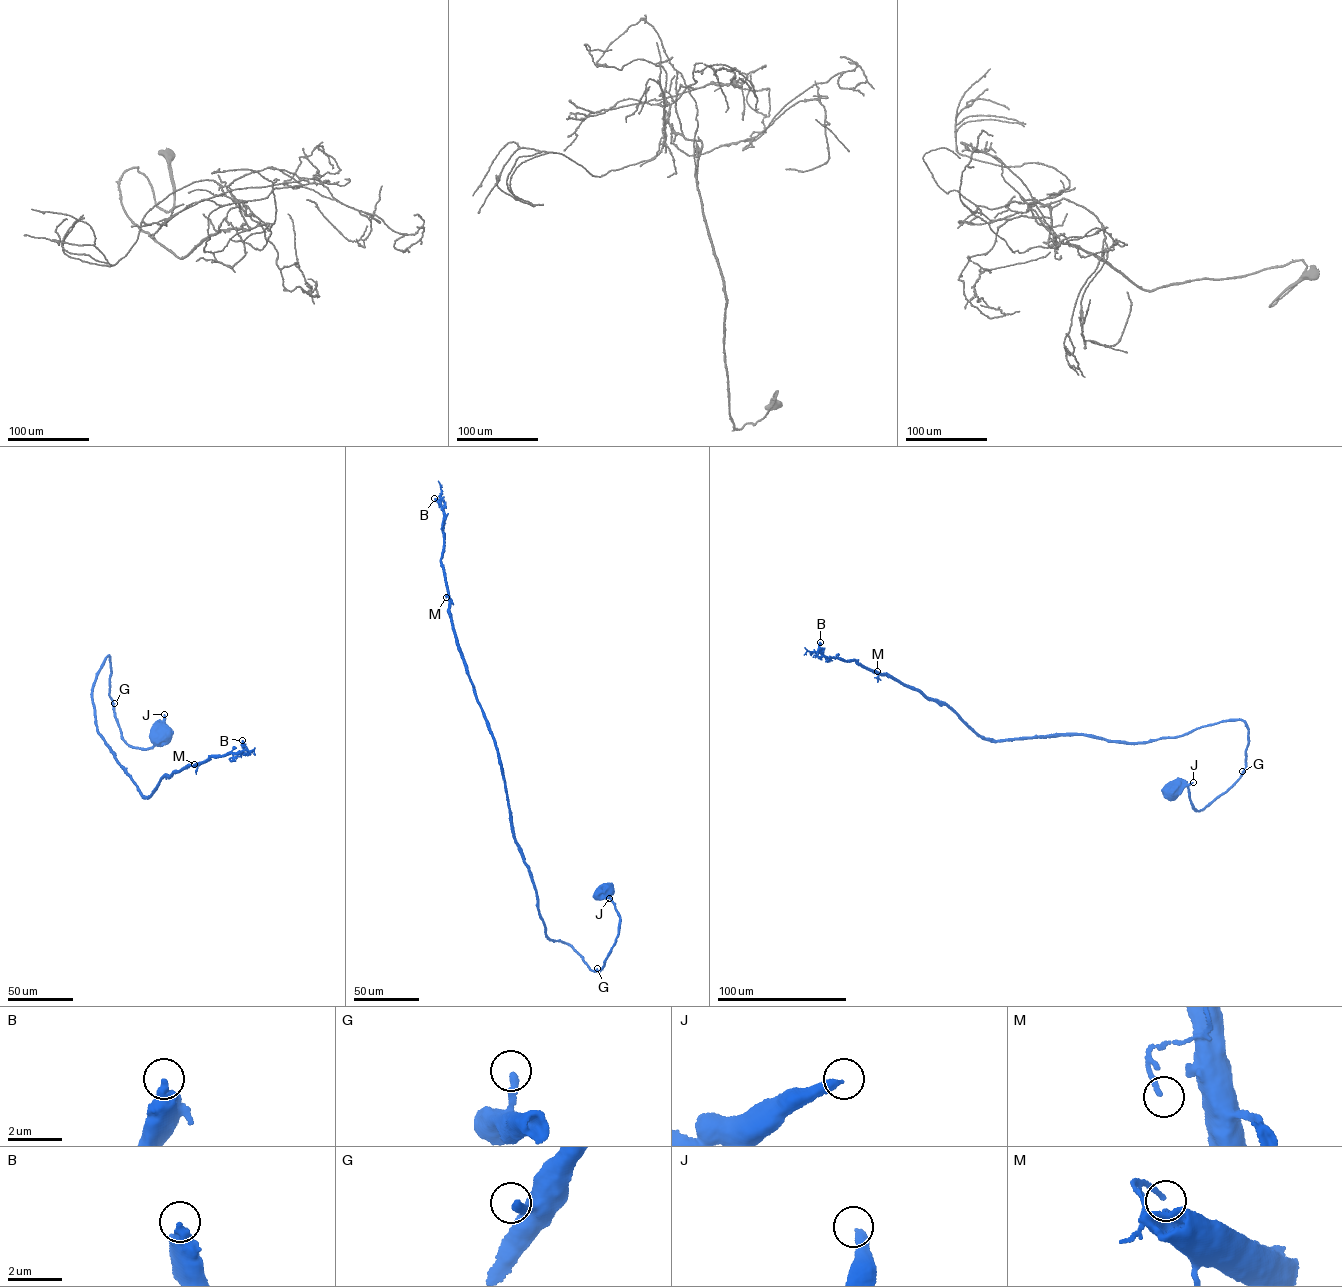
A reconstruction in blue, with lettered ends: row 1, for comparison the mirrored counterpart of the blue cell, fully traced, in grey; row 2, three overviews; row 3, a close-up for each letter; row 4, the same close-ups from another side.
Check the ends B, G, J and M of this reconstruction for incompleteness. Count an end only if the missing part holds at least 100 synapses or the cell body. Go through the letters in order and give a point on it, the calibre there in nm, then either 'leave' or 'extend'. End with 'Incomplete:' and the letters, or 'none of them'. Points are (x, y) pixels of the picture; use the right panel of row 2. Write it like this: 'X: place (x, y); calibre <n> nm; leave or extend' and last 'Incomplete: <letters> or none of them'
B: place (820, 642); calibre 360 nm; extend
G: place (1242, 771); calibre 280 nm; leave
J: place (1193, 782); calibre 320 nm; leave
M: place (877, 671); calibre 170 nm; leave
Incomplete: B

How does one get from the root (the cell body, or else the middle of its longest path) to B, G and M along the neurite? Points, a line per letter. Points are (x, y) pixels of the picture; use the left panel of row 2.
B: (161, 737), (163, 722), (154, 745), (124, 740), (107, 656), (97, 729), (145, 798), (242, 740)
G: (161, 737), (158, 733), (163, 722), (159, 743), (145, 748), (128, 744), (121, 733), (114, 703)
M: (161, 737), (163, 722), (154, 745), (124, 740), (107, 656), (92, 693), (97, 729), (145, 798), (194, 764)

